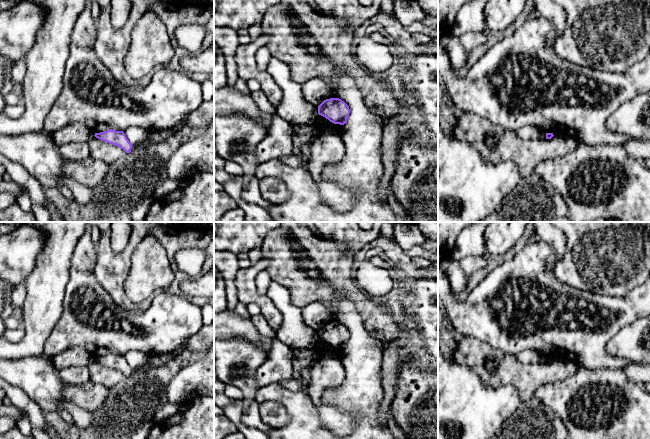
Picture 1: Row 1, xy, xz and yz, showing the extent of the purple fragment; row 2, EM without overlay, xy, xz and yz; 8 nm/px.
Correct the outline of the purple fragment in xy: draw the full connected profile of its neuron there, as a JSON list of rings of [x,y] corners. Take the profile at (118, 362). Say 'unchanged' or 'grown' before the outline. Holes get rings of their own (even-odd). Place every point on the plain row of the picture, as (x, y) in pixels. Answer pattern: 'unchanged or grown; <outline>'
unchanged; [[[109,353],[104,356],[95,357],[94,360],[104,366],[120,371],[126,377],[131,376],[132,368],[129,366],[123,355]]]

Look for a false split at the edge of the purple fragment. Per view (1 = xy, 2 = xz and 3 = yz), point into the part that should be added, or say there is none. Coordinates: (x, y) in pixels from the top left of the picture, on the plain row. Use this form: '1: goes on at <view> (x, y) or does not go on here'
1: does not go on here
2: does not go on here
3: does not go on here

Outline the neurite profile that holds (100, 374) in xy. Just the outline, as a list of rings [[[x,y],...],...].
[[[95,360],[88,366],[90,381],[111,388],[127,377],[118,370],[104,366]]]

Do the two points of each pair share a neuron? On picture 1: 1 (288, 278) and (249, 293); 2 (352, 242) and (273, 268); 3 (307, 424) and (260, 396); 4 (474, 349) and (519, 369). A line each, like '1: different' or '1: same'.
1: different
2: different
3: same
4: same

